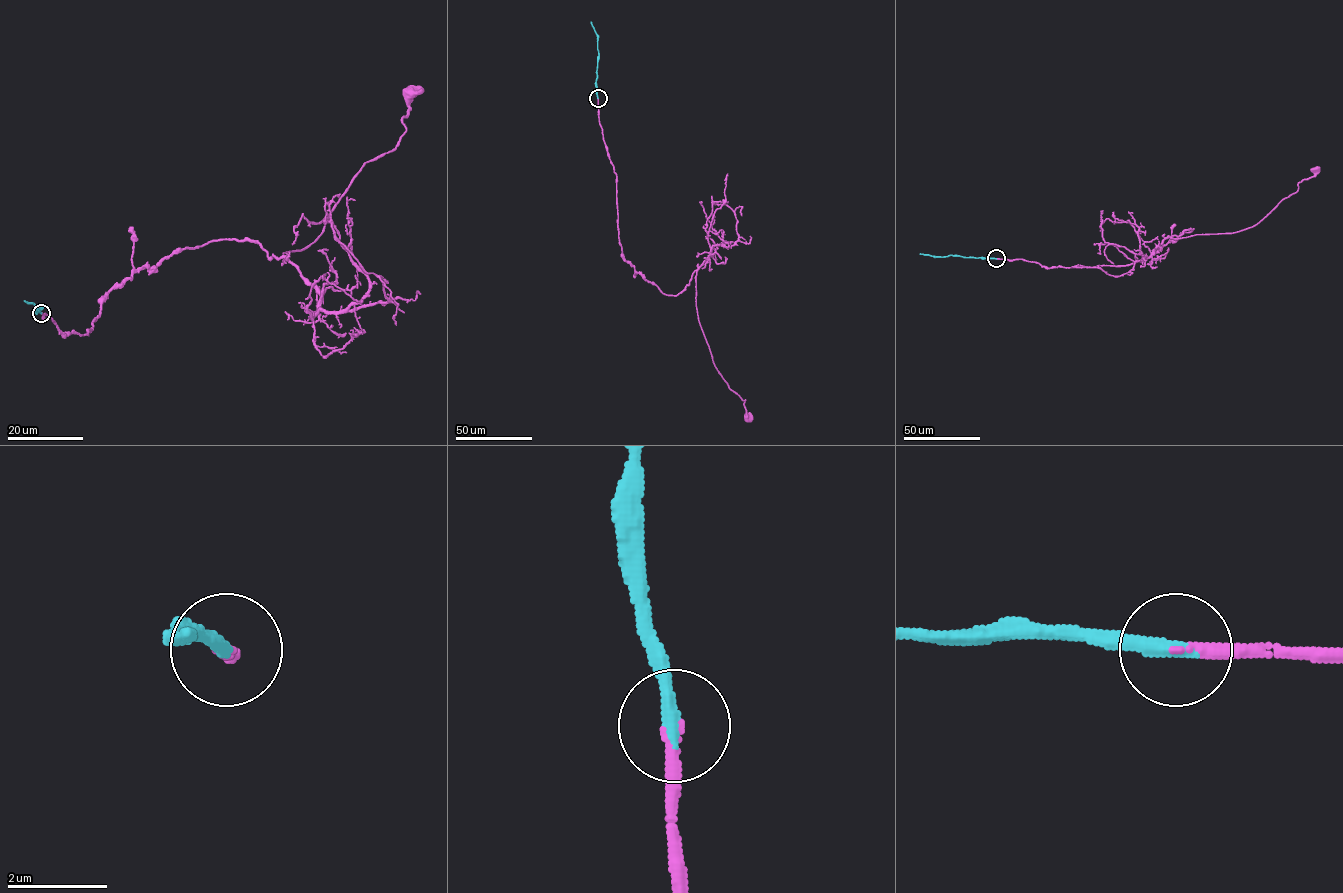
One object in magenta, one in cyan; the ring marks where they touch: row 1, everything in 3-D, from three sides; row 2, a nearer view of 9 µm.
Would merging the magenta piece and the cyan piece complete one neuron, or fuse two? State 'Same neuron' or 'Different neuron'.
Same neuron

